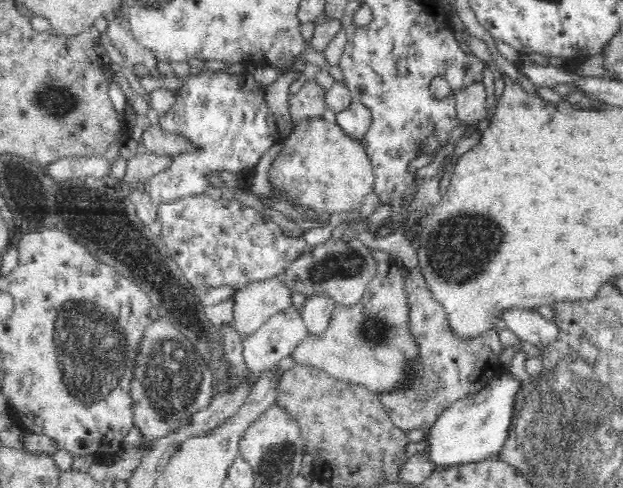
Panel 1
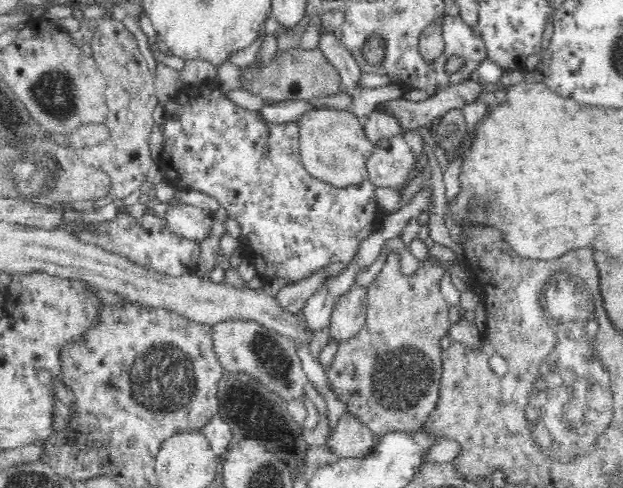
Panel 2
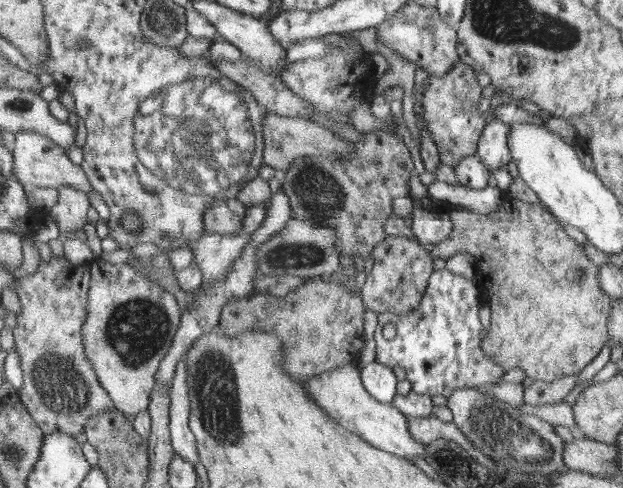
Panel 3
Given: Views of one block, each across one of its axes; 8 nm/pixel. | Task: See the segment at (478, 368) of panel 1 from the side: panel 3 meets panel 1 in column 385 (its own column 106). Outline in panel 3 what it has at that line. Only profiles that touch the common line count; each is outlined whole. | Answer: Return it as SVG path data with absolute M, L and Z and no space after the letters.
M52 257L50 262L40 261L37 272L31 276L19 278L17 292L21 299L21 314L16 315L16 327L13 329L15 347L23 358L24 384L17 390L21 400L37 425L45 434L65 433L71 436L84 432L85 421L91 415L111 411L114 400L98 378L94 365L87 358L86 345L83 342L83 323L87 322L87 307L90 306L90 279L92 262L73 264L67 258Z

